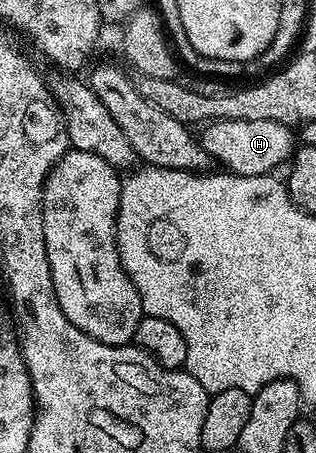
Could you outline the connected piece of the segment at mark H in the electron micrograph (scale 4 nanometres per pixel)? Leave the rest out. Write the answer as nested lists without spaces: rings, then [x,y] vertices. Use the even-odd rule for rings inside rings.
[[[217,119],[206,124],[206,126],[202,128],[202,131],[203,135],[201,134],[201,142],[203,148],[205,149],[205,153],[210,155],[216,164],[220,163],[220,165],[223,166],[220,168],[226,169],[228,172],[230,172],[230,174],[233,175],[266,175],[268,173],[274,172],[276,170],[274,167],[279,167],[282,165],[282,163],[284,166],[284,164],[290,160],[297,147],[297,139],[295,143],[294,137],[291,136],[292,128],[286,123],[278,123],[277,121],[233,121],[232,119]]]

